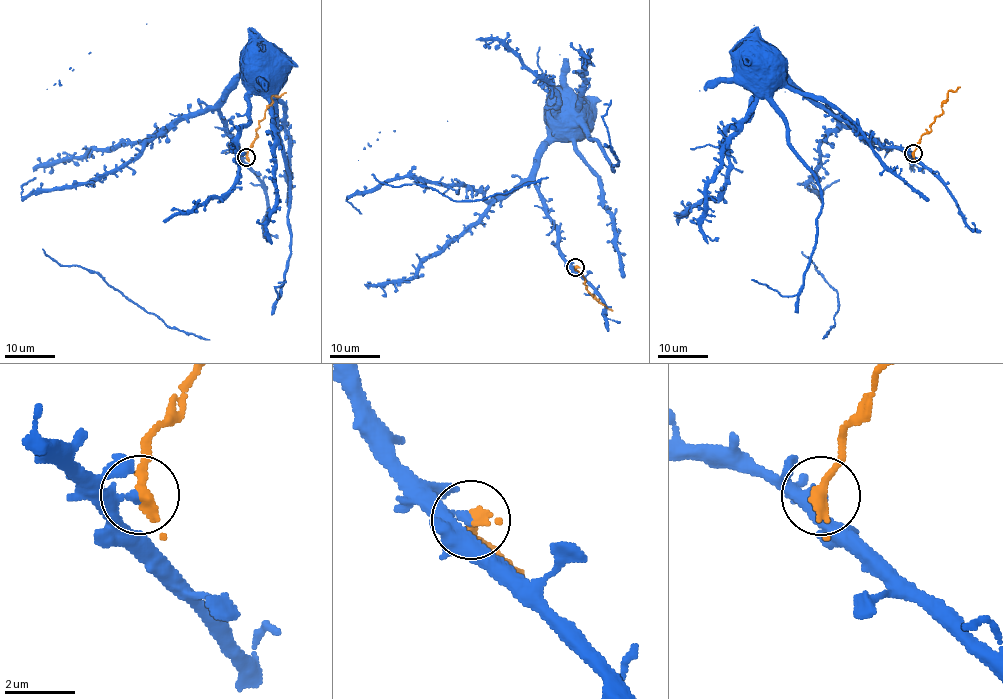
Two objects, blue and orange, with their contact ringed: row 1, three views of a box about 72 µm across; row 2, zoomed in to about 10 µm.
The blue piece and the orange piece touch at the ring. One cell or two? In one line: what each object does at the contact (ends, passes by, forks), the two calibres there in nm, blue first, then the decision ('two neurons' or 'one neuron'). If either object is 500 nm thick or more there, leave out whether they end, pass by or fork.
blue ends | orange passes by | 320/260 nm | two neurons

